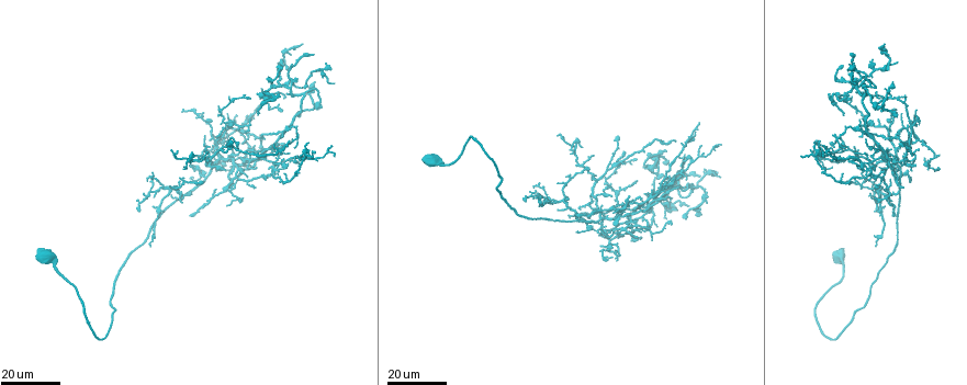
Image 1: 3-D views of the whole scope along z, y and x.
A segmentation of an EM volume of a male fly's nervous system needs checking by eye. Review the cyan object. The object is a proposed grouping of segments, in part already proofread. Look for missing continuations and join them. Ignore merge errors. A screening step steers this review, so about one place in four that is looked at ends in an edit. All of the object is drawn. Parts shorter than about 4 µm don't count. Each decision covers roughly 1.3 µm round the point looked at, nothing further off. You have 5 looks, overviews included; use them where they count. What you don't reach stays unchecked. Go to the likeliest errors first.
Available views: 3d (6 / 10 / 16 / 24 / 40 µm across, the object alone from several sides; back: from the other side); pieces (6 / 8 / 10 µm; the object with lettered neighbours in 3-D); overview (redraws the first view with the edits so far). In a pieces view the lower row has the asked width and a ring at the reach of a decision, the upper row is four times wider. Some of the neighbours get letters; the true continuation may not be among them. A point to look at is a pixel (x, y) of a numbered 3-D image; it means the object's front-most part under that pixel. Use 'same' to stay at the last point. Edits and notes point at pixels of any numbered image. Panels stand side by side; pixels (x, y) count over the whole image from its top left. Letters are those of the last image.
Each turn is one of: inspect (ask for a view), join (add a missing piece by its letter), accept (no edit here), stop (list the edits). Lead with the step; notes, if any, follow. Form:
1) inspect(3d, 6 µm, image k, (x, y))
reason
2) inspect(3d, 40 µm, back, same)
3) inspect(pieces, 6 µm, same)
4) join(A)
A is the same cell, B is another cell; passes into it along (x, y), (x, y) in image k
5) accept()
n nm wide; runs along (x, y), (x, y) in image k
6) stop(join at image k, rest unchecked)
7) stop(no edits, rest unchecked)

inspect(3d, 16 µm, image 1, (189, 165))

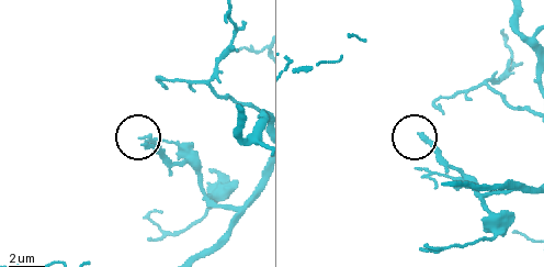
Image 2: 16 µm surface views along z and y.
inspect(pieces, 6 µm, image 2, (420, 135))

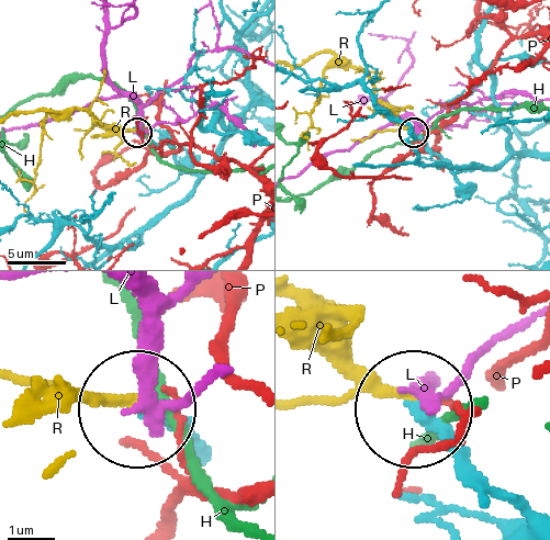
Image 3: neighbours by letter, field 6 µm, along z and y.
join(R)
R is the same cell, H, L and P are other cells; passes into it along (168, 147), (135, 131), (107, 128), (80, 110), (19, 111) in image 3; the neuron continues

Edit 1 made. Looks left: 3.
inspect(3d, 24 µm, image 1, (288, 143))
long arm stops here

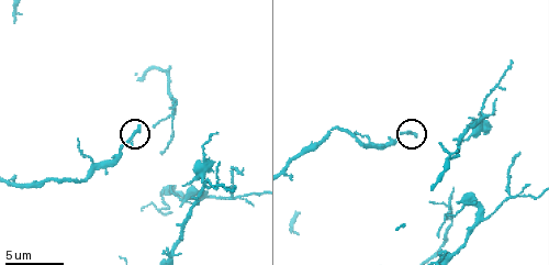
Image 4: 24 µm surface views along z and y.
inspect(pieces, 6 µm, image 4, (417, 134))

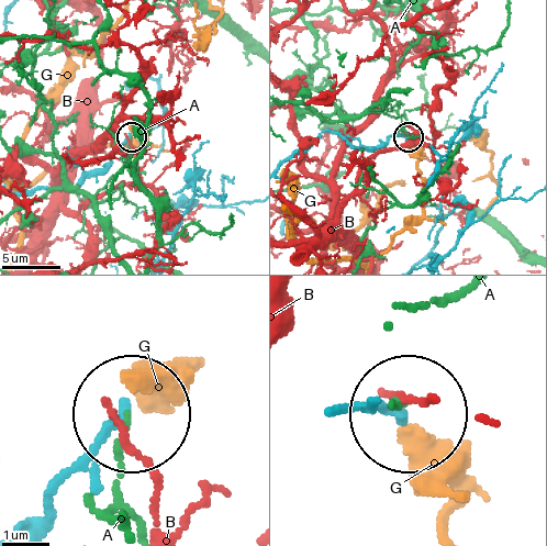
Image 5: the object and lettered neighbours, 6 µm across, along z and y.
accept()
250 nm wide; A, B and G are other cells; no lettered piece goes on from it

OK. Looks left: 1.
stop(join at image 3, rest unchecked)

